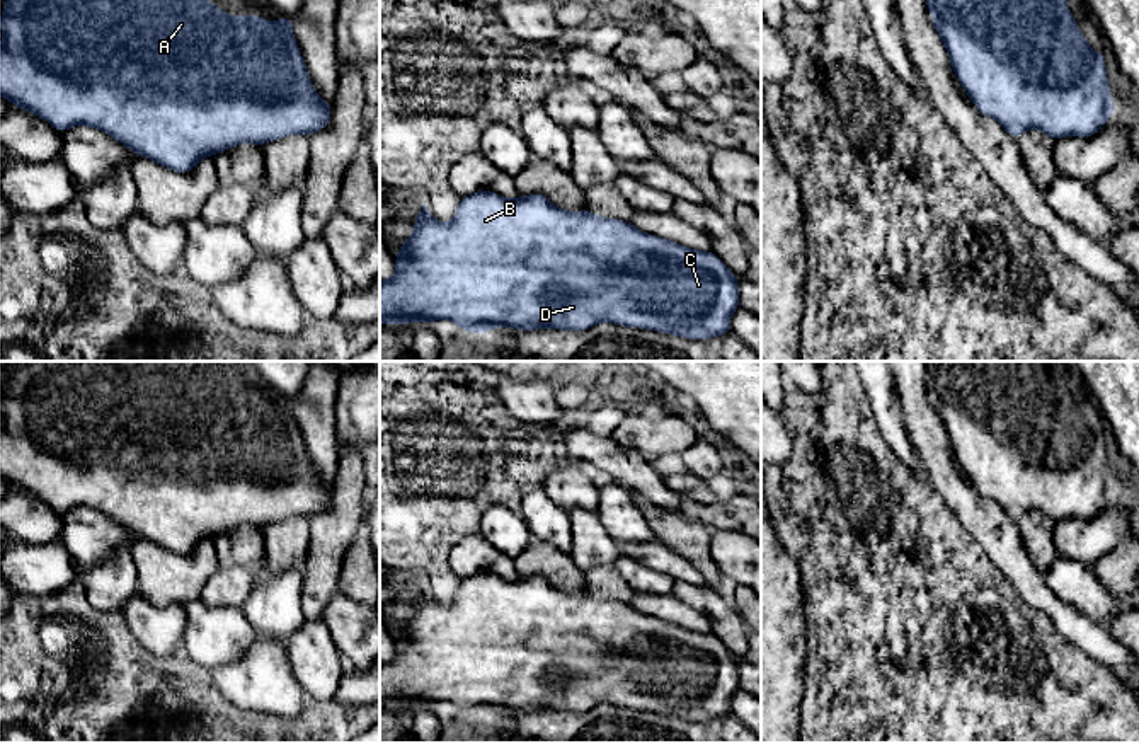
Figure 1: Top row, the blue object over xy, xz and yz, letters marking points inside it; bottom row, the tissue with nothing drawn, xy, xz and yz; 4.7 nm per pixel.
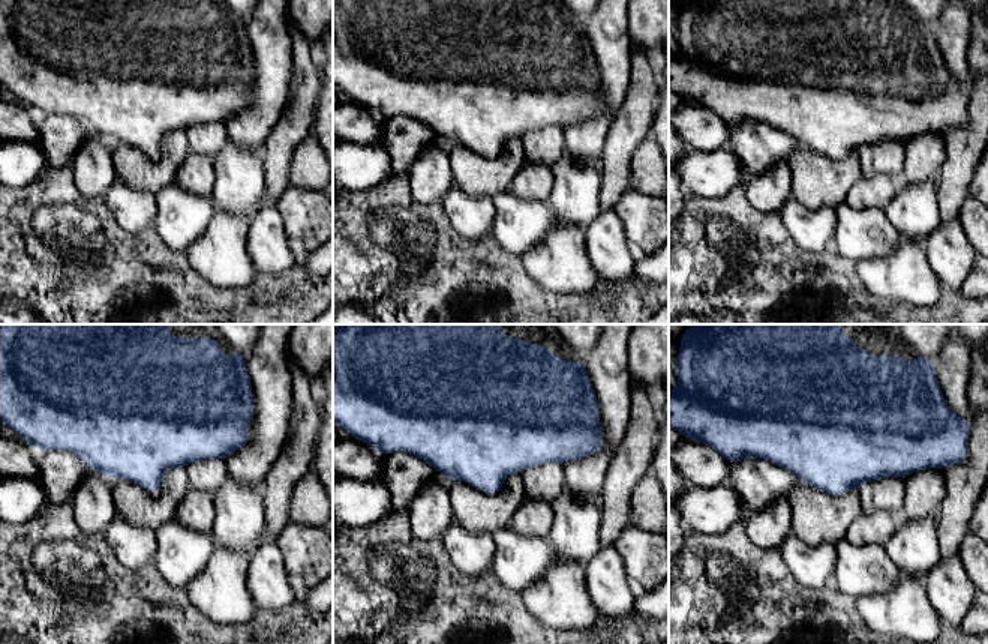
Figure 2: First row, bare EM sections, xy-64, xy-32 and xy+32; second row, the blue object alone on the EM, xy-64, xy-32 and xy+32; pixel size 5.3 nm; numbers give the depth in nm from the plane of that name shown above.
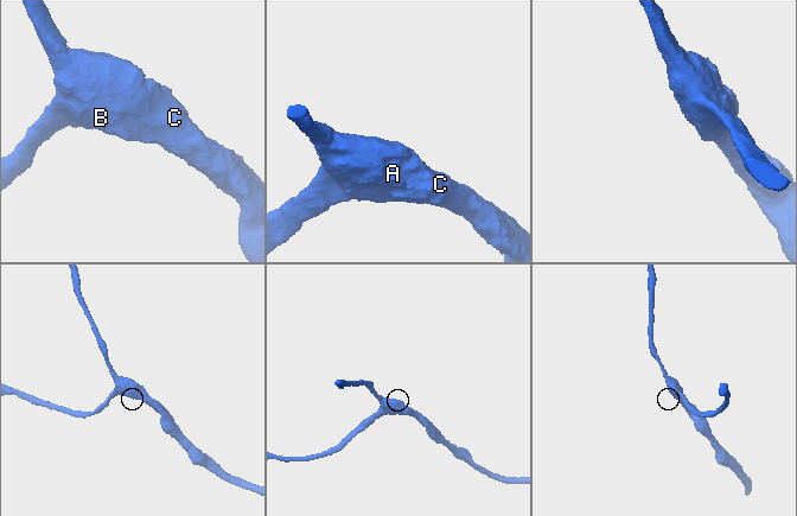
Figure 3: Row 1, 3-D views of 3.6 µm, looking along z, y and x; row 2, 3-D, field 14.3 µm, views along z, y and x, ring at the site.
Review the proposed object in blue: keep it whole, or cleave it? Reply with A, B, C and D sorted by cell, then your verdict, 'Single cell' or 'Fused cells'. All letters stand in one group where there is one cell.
Groups: A B C D. Single cell

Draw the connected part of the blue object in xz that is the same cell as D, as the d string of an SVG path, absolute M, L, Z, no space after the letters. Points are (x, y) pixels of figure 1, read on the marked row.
M480 189L460 198L451 222L438 222L424 203L412 223L414 233L393 254L393 276L380 281L380 324L451 320L463 332L485 334L497 327L584 332L610 322L707 341L727 336L730 317L741 307L737 276L712 251L688 249L630 222L592 215L587 206L565 211L540 193L507 199Z

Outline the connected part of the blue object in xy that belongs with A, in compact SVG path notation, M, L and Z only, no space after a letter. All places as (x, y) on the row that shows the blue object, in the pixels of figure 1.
M7 0L0 17L3 43L0 44L0 95L19 109L31 111L65 133L73 126L89 126L107 133L116 141L174 172L191 172L201 158L215 157L235 145L267 141L291 135L308 135L330 124L332 102L323 102L308 77L305 60L293 34L291 17L281 14L278 22L262 15L226 15L211 0Z

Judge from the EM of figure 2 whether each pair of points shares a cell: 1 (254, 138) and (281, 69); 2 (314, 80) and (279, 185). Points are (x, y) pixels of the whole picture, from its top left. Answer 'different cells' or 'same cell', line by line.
1: same cell
2: same cell

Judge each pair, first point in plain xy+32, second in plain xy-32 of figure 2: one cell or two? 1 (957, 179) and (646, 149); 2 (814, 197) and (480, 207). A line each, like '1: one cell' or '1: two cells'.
1: two cells
2: two cells

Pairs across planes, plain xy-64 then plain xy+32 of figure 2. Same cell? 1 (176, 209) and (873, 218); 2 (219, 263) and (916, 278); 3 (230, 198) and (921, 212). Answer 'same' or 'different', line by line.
1: same
2: same
3: same

